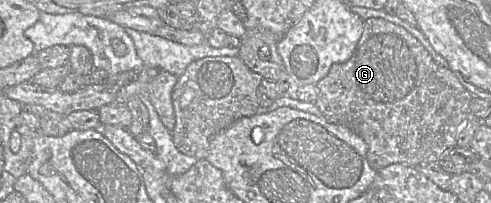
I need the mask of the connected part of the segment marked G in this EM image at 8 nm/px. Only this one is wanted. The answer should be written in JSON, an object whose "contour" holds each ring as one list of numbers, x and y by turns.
{"contour":[[370,18,364,21,362,36,351,58,344,63,333,64,328,74,316,83,318,96,314,102,322,116,330,123,342,125,360,136,368,145,367,159,370,166,379,171,394,163,417,166,431,162,439,162,441,156,457,146,457,133,470,112,473,95,464,87,450,68,438,65,420,42,404,28,381,18]]}

